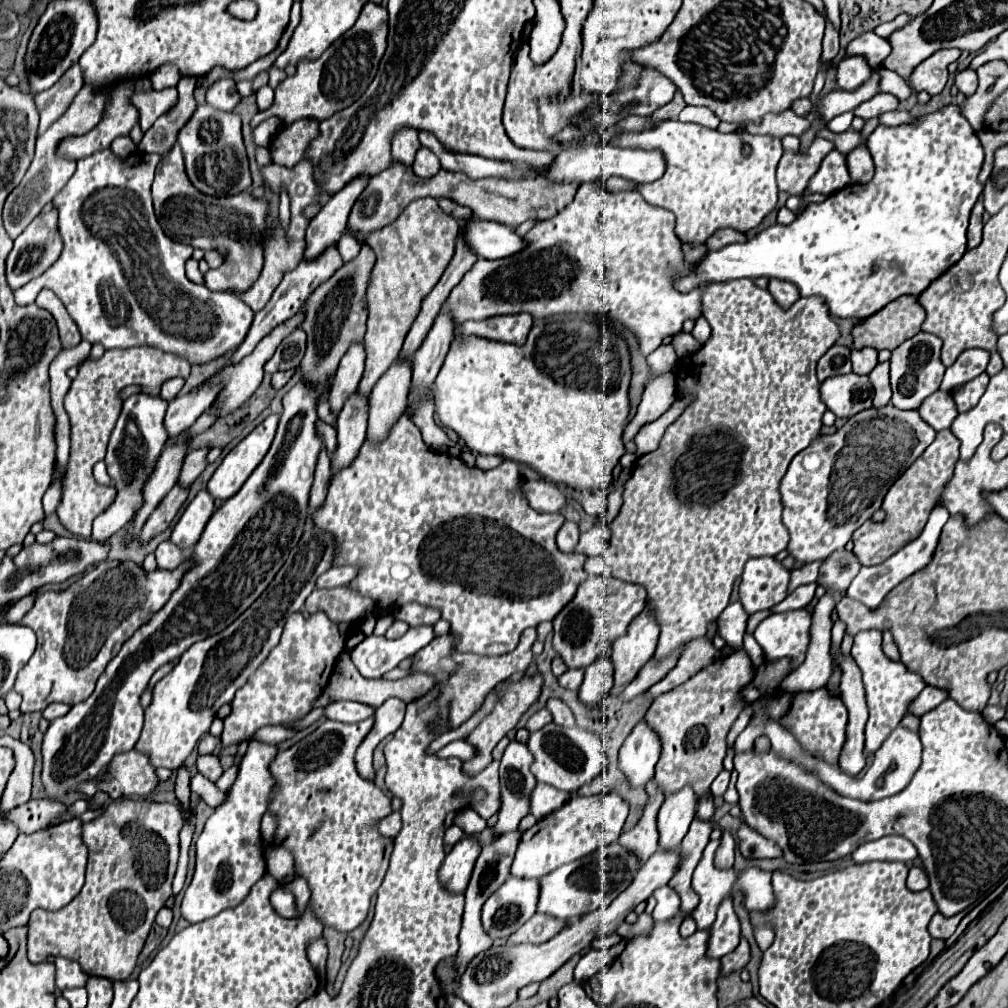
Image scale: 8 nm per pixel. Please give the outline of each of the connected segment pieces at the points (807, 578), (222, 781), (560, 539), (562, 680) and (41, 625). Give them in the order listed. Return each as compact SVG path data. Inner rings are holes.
M811 562L811 564L805 564L801 568L795 568L791 572L791 584L789 584L789 592L793 592L797 586L803 586L803 584L811 584L817 580L819 576L819 566L823 562Z
M234 765L231 768L225 770L222 776L215 783L216 786L222 790L227 791L230 786L233 784L237 776L237 767Z
M565 522L557 534L557 548L561 552L573 552L579 542L579 526L575 522Z
M567 670L563 676L559 676L559 684L567 690L577 690L583 682L583 670Z
M187 558L175 570L157 568L147 574L141 570L141 566L135 566L129 560L125 562L103 560L95 568L85 572L85 576L73 582L67 590L61 590L61 592L51 590L51 592L37 594L33 608L19 622L29 626L37 636L37 650L27 662L27 666L17 674L17 680L15 680L15 692L23 696L23 702L19 708L21 714L45 710L51 702L77 704L89 698L89 694L93 694L95 690L97 678L107 668L109 660L113 660L113 656L119 652L123 642L129 640L129 636L133 636L133 632L141 628L141 624L149 622L149 616L153 616L153 612L159 612L167 604L169 594L173 594L173 588L177 588L177 584L181 584L181 576L191 566L193 562L191 558Z

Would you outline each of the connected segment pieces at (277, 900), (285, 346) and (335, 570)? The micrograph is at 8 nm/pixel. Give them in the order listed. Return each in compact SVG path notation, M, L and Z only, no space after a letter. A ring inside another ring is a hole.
M279 886L271 892L271 904L273 908L283 916L283 918L297 918L297 906L295 906L295 896L287 888Z
M295 330L283 340L283 344L277 346L273 358L265 364L265 372L273 374L273 372L279 372L279 370L297 368L303 354L305 354L305 332Z
M333 566L325 574L319 576L317 588L335 588L335 586L347 586L349 580L357 576L357 566Z

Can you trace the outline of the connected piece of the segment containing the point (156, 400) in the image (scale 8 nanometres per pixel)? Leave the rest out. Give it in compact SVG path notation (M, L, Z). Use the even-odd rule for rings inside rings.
M137 394L125 400L105 456L107 472L111 476L113 488L117 490L117 496L113 504L95 518L91 538L111 538L115 532L125 528L141 508L145 480L149 480L149 472L153 472L153 464L157 464L157 456L161 456L161 450L169 438L163 426L165 410L167 410L167 402L161 400L159 396Z

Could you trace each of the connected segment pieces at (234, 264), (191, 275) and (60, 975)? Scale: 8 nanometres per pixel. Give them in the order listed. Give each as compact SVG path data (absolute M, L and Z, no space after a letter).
M175 146L165 156L161 156L161 162L157 164L153 182L153 206L161 228L171 240L189 244L193 248L227 254L221 268L209 269L204 275L207 288L219 292L245 292L245 288L257 280L257 272L261 272L263 264L261 236L265 236L269 214L269 204L265 200L257 200L249 192L227 198L213 198L197 192L185 174L181 148Z
M190 258L185 264L186 275L191 282L195 284L203 284L203 274L199 272L198 261L193 258Z
M55 958L55 966L57 966L57 988L59 990L85 986L89 980L89 976L81 970L81 966L69 958Z

